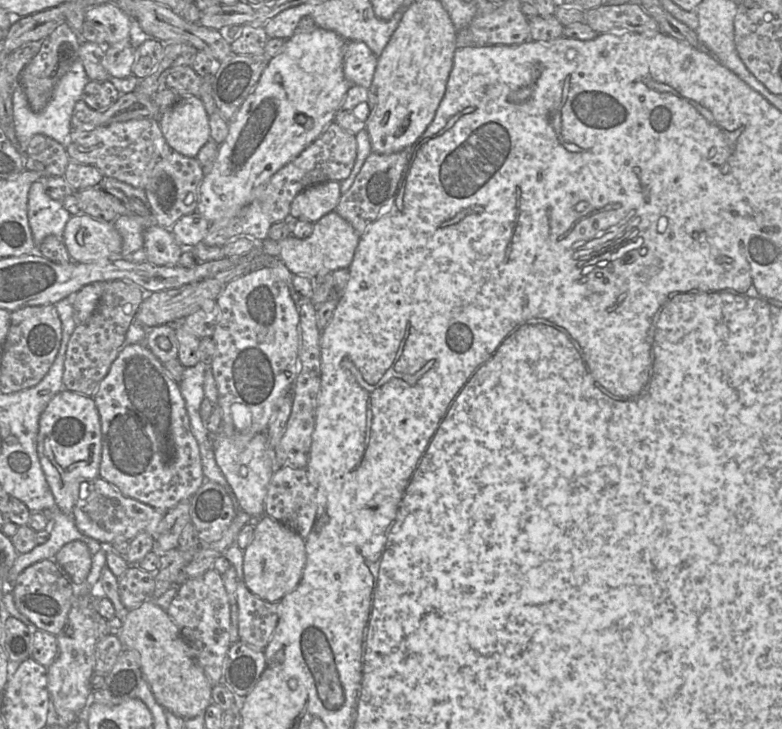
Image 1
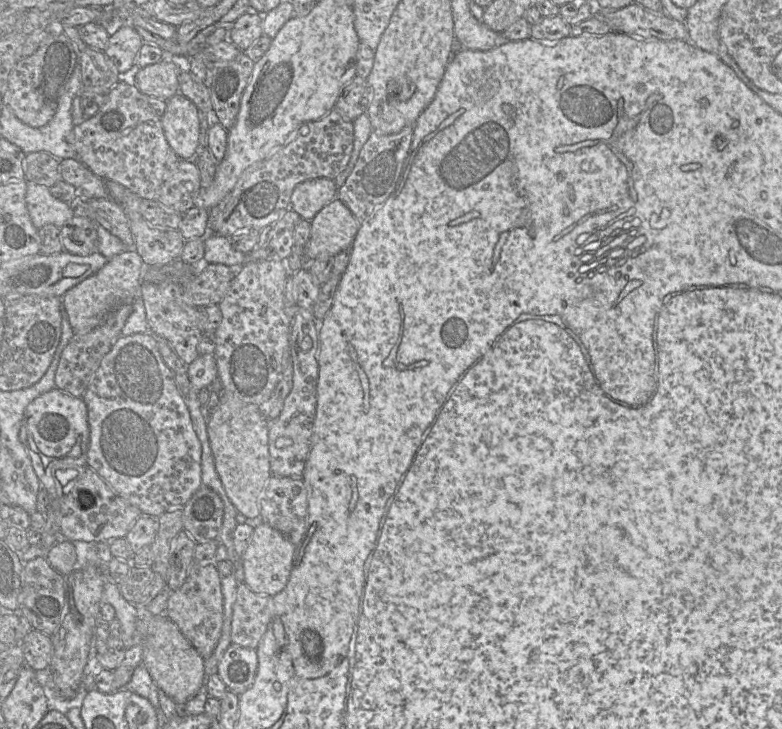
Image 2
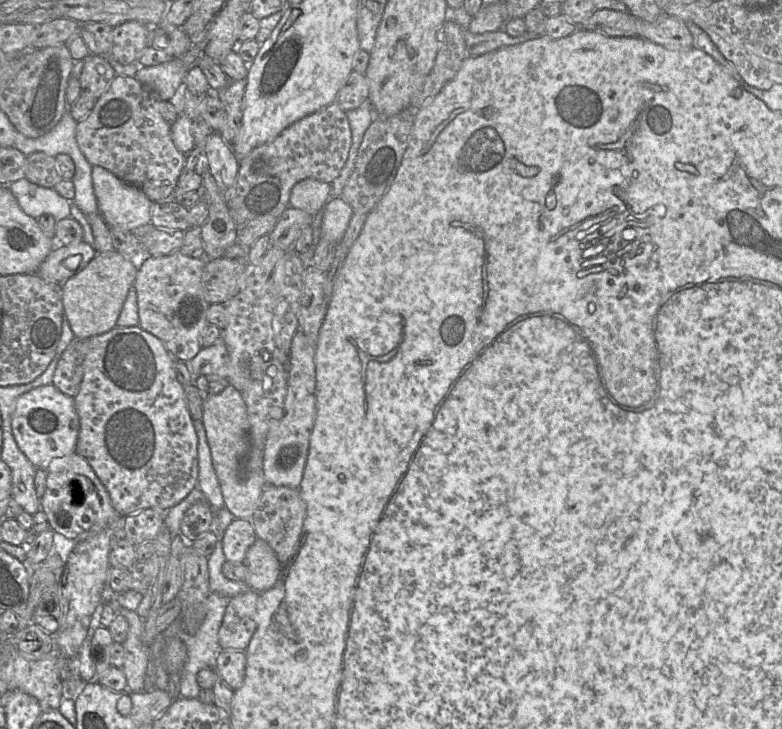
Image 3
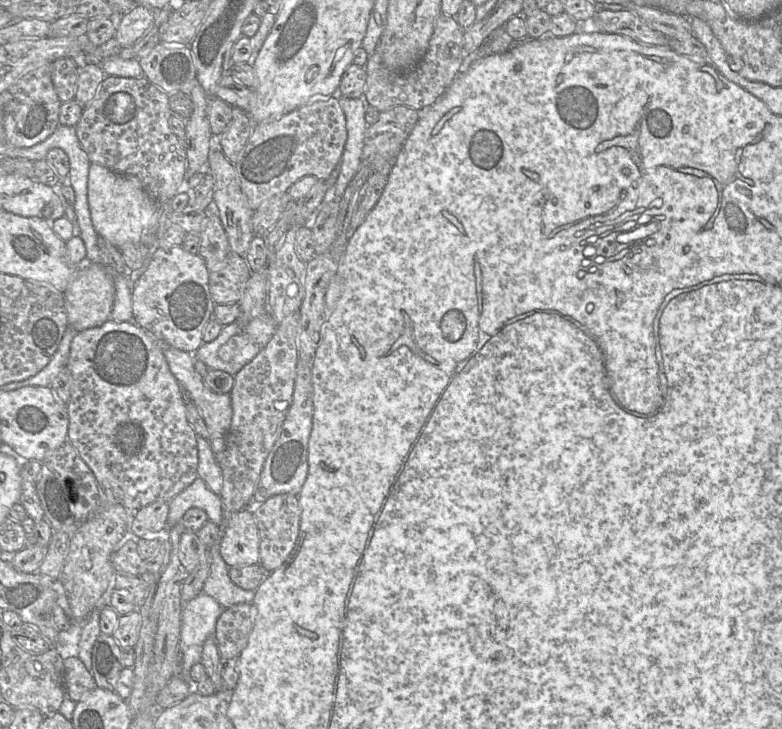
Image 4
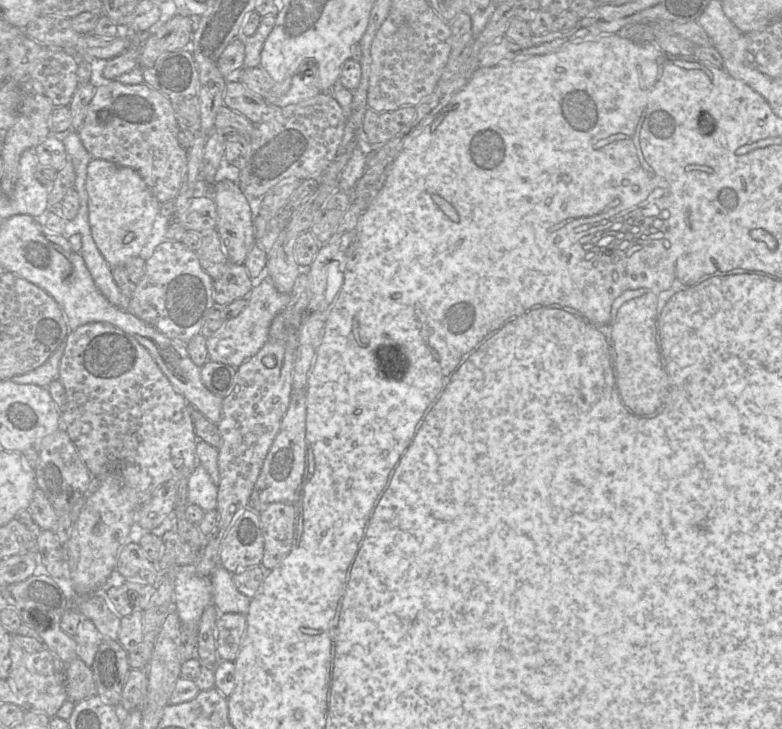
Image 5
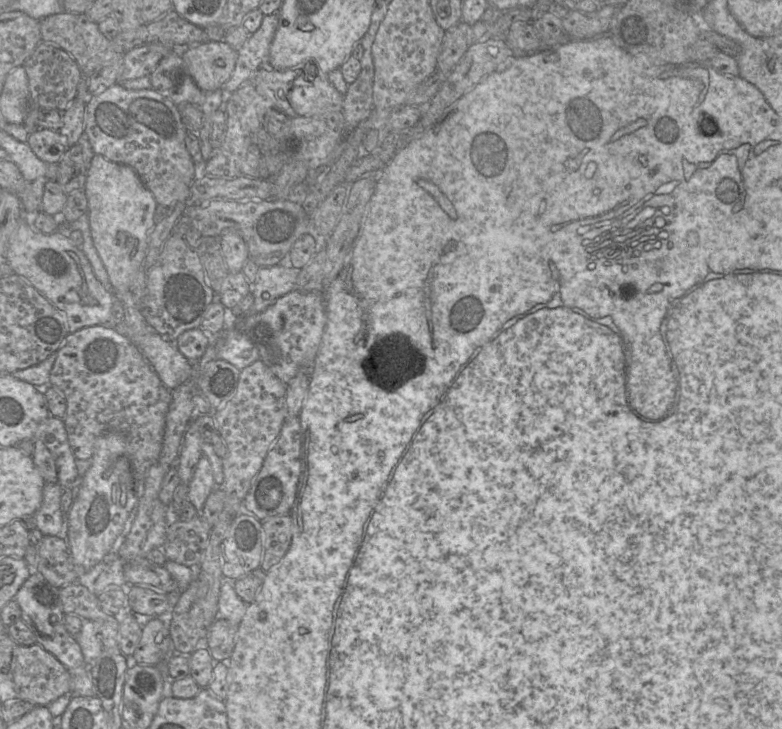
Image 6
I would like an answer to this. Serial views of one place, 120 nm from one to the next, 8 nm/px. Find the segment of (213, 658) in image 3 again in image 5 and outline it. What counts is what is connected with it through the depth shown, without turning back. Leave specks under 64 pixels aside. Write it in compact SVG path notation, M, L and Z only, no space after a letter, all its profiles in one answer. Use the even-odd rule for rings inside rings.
M195 565L179 568L174 586L174 610L184 626L198 627L205 608L213 603L210 578L200 577Z

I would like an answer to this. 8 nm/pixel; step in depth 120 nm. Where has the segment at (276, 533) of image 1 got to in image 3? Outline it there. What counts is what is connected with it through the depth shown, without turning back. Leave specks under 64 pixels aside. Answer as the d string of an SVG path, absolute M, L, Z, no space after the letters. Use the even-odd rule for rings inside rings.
M260 538L248 549L245 564L248 568L245 582L256 592L271 589L278 581L282 569L273 549Z

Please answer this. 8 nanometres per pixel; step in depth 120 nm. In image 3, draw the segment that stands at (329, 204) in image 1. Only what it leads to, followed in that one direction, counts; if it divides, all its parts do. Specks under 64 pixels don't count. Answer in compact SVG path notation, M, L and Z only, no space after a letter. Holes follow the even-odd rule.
M306 178L296 183L290 193L290 207L303 210L315 216L331 197L331 185L314 178Z

